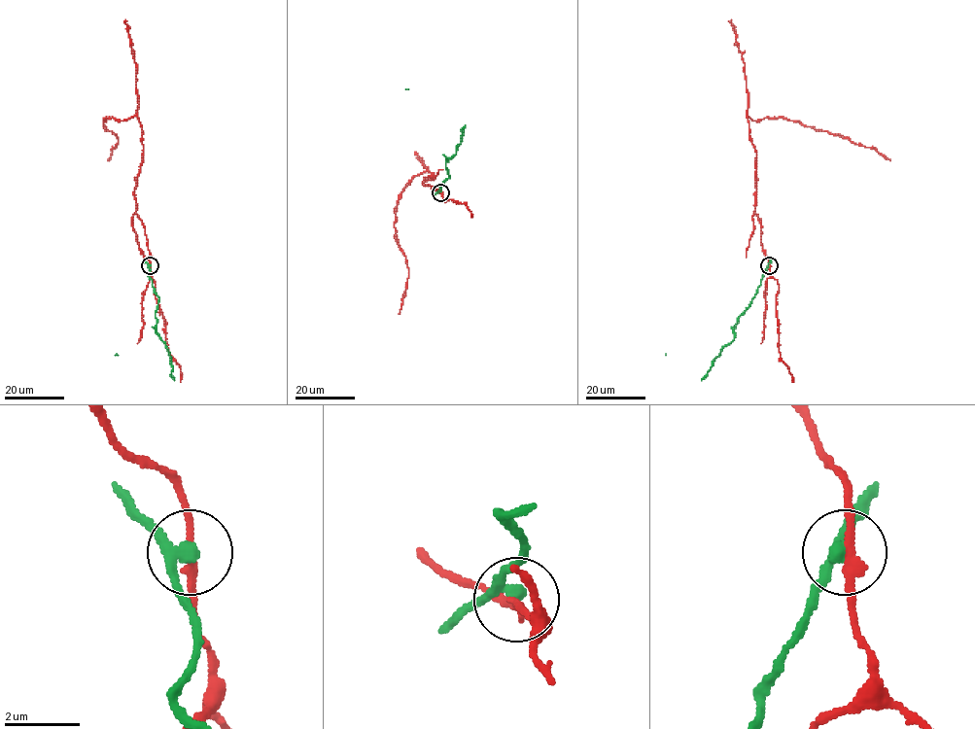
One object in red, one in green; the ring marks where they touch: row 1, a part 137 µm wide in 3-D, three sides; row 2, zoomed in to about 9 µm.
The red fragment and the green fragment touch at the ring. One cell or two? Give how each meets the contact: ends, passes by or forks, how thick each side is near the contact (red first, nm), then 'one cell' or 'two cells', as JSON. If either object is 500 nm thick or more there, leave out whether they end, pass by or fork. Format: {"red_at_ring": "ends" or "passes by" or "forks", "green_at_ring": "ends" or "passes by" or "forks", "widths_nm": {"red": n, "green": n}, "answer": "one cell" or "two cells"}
{"red_at_ring": "passes by", "green_at_ring": "passes by", "widths_nm": {"red": 200, "green": 280}, "answer": "two cells"}

